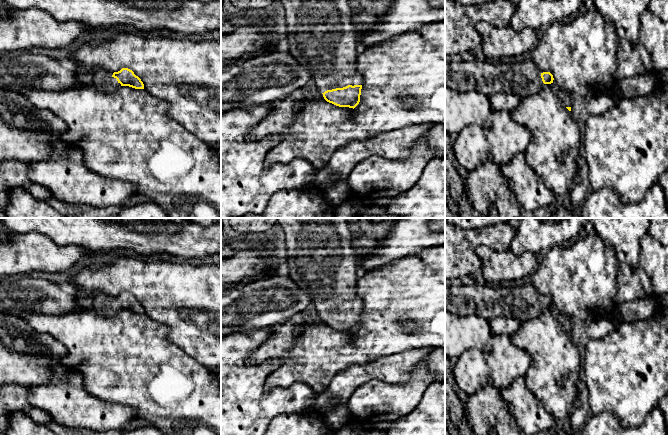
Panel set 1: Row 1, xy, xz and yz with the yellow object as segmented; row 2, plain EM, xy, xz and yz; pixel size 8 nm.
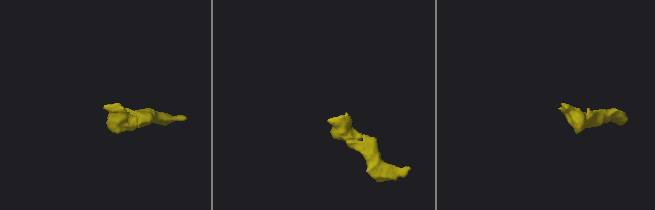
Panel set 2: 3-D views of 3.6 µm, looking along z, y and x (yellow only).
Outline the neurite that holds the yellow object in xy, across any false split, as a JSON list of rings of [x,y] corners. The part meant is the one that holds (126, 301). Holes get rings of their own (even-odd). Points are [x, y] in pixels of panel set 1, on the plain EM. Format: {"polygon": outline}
{"polygon": [[[95,292],[89,300],[89,305],[96,313],[104,316],[113,316],[120,310],[144,313],[144,308],[141,303],[128,292],[122,292],[118,296]]]}

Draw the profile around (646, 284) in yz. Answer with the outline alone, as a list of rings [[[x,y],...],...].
[[[621,251],[616,252],[616,258],[618,261],[618,282],[613,303],[617,305],[653,296],[651,280],[639,264],[634,269],[631,268]]]

